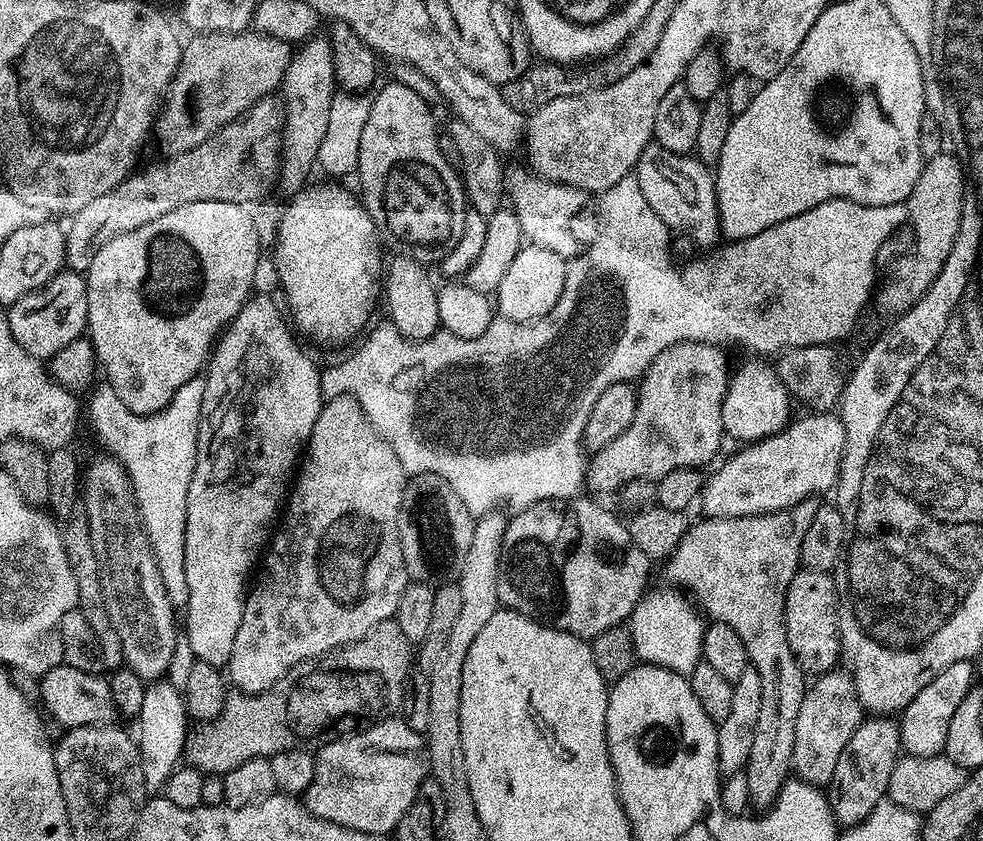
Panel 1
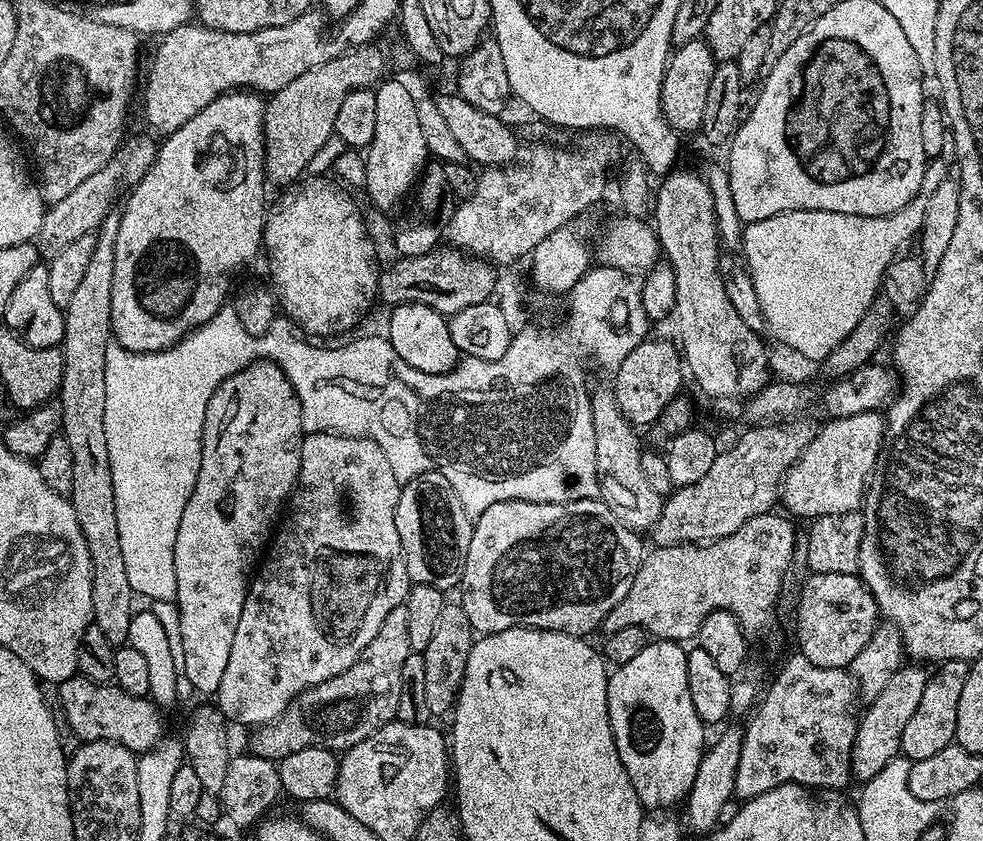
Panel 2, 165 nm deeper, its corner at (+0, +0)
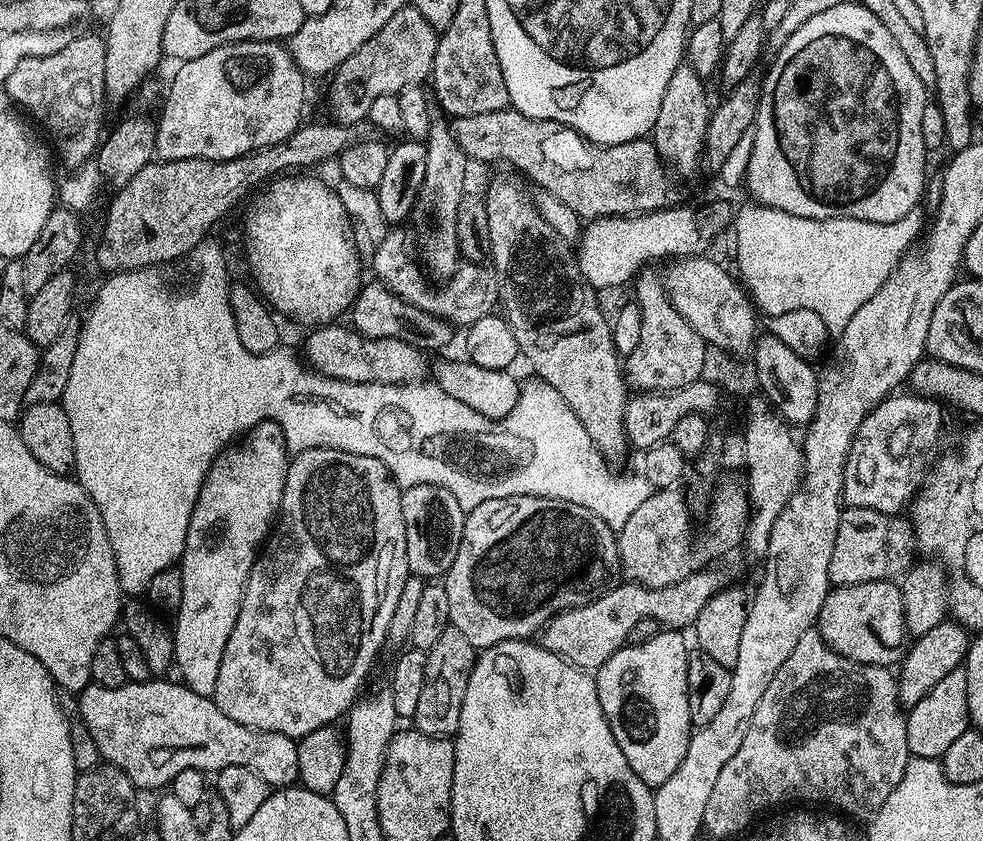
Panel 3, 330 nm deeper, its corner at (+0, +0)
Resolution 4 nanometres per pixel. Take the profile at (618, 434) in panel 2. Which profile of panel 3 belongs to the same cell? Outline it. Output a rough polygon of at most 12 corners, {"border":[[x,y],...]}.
{"border":[[517,177],[483,193],[520,356],[605,461],[630,452],[613,325]]}

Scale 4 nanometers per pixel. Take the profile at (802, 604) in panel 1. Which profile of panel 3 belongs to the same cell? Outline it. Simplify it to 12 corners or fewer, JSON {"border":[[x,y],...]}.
{"border":[[841,584],[818,631],[842,658],[899,665],[901,585]]}

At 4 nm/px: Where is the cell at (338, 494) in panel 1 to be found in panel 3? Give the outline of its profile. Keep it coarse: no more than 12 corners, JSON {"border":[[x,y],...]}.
{"border":[[373,456],[291,457],[222,650],[234,722],[356,703],[410,575]]}

